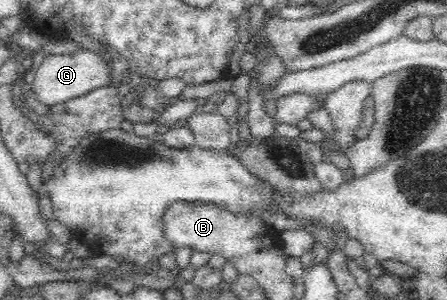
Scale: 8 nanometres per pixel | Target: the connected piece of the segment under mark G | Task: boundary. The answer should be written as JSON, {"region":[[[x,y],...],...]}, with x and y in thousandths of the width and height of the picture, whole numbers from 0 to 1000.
{"region":[[[188,163],[166,183],[107,183],[94,200],[78,240],[69,307],[76,310],[89,347],[105,357],[128,353],[154,340],[166,327],[181,327],[204,303],[221,300],[244,280],[246,227],[215,170]]]}

